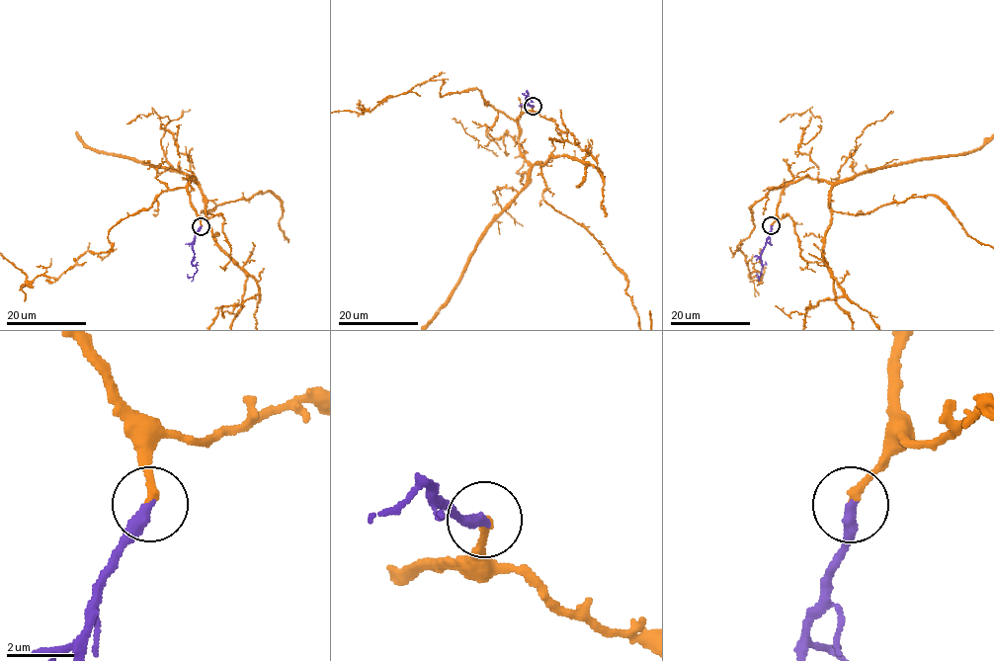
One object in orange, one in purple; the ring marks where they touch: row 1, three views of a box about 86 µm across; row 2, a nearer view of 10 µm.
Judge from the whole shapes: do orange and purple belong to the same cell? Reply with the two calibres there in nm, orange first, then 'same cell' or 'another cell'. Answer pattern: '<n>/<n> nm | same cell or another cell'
260/360 nm | same cell

